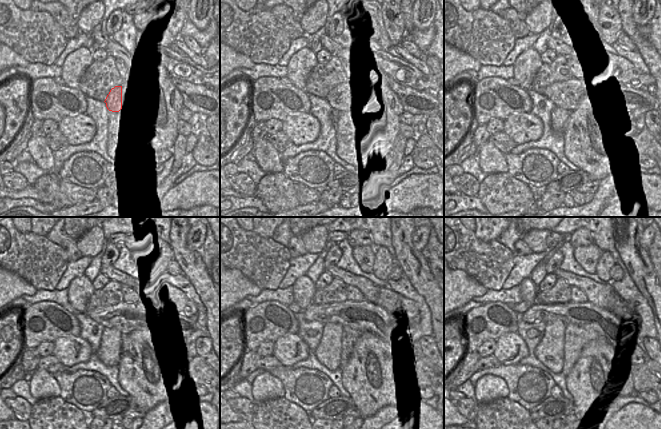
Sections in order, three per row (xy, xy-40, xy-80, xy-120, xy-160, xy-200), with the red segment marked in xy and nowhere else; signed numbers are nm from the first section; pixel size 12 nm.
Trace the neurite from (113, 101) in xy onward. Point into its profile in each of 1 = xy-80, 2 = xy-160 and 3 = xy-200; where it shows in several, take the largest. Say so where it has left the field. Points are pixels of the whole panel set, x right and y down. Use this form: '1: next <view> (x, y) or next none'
1: next xy-80 (567, 95)
2: next xy-160 (363, 316)
3: next xy-200 (602, 321)

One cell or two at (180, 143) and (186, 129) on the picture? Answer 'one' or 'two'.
two

